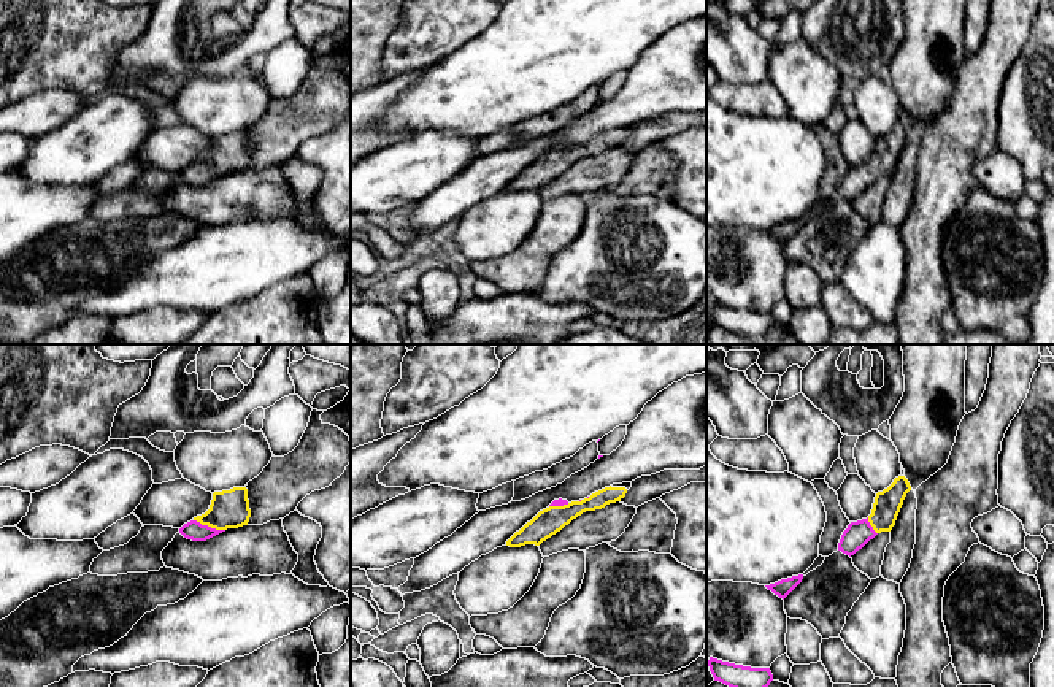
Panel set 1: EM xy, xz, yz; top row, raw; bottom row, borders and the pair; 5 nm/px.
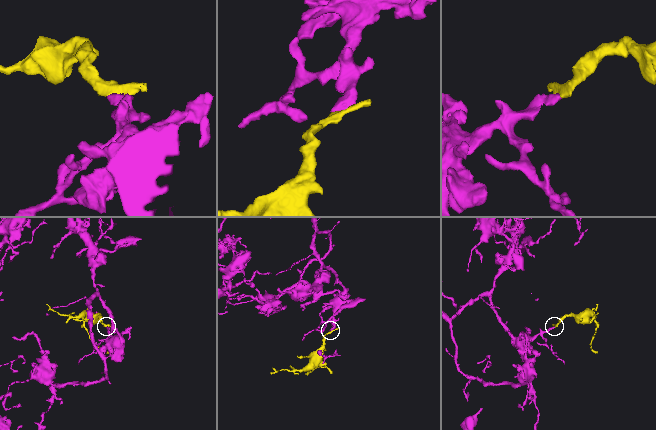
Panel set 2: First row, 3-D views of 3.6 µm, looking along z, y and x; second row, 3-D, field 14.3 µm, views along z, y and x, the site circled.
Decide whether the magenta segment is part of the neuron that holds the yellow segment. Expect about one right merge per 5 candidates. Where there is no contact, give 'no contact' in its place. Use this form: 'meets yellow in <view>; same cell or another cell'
meets yellow in xy; same cell

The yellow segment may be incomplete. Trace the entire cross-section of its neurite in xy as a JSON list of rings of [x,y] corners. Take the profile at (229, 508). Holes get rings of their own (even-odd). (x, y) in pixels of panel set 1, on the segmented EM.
[[[233,487],[214,492],[210,509],[184,524],[179,533],[192,541],[206,541],[227,528],[248,525],[249,517],[248,489]]]

